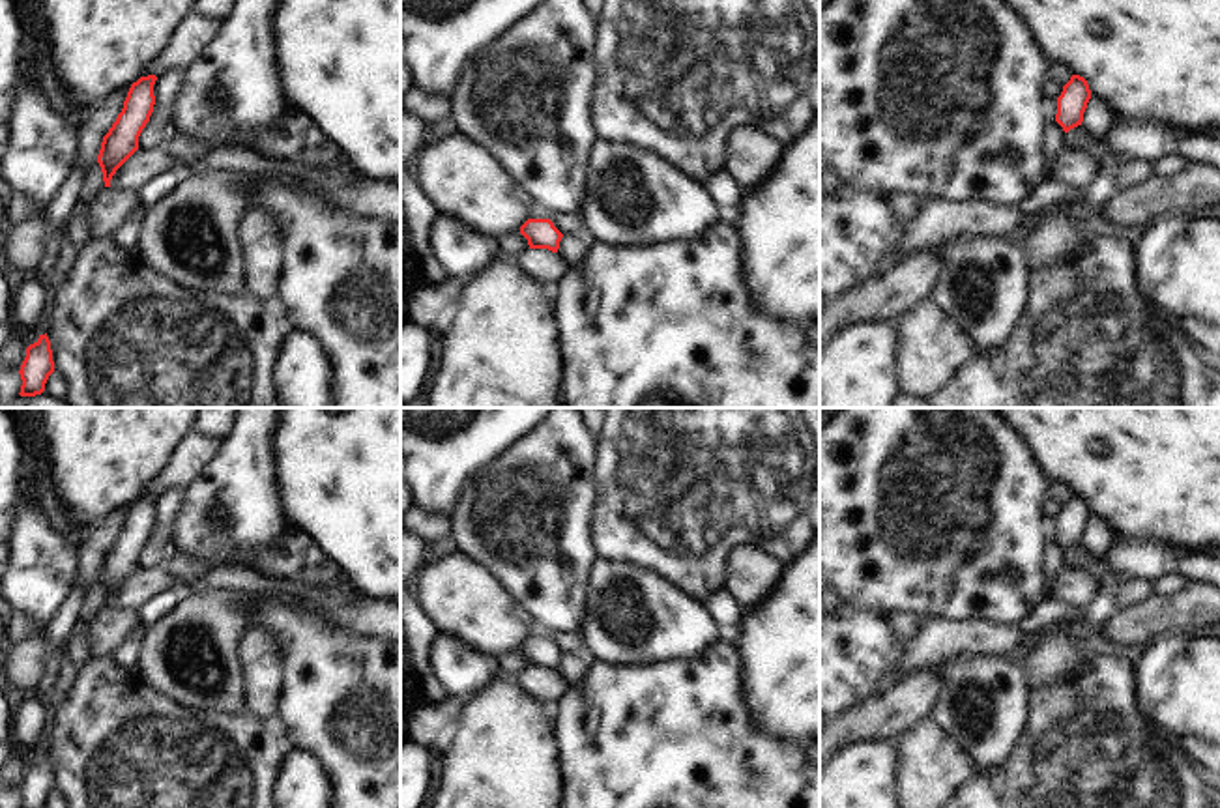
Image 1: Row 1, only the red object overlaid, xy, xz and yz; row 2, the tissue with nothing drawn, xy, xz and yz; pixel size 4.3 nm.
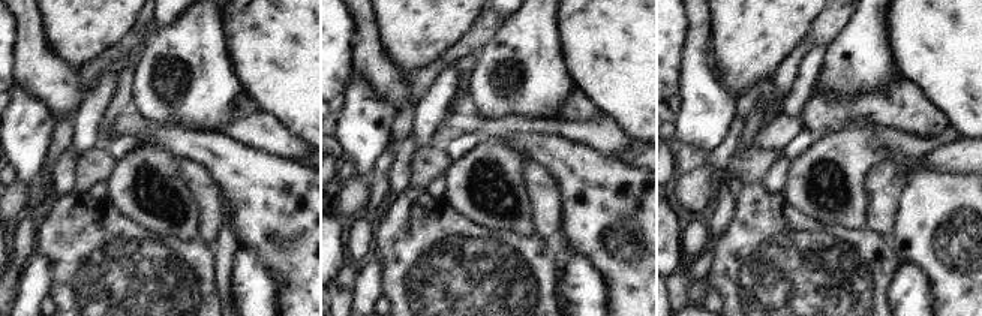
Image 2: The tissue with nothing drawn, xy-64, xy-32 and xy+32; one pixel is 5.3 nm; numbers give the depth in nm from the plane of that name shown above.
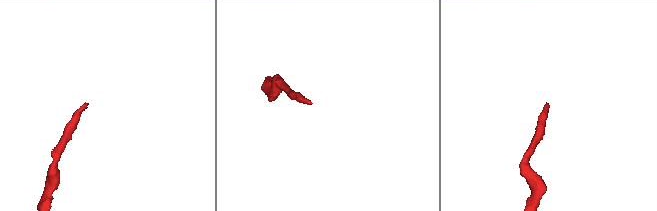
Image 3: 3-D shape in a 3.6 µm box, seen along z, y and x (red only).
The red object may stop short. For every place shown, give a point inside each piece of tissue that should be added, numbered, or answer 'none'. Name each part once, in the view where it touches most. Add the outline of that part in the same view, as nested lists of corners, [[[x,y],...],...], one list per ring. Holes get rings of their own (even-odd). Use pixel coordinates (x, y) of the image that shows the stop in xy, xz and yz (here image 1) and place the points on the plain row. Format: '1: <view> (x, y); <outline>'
none

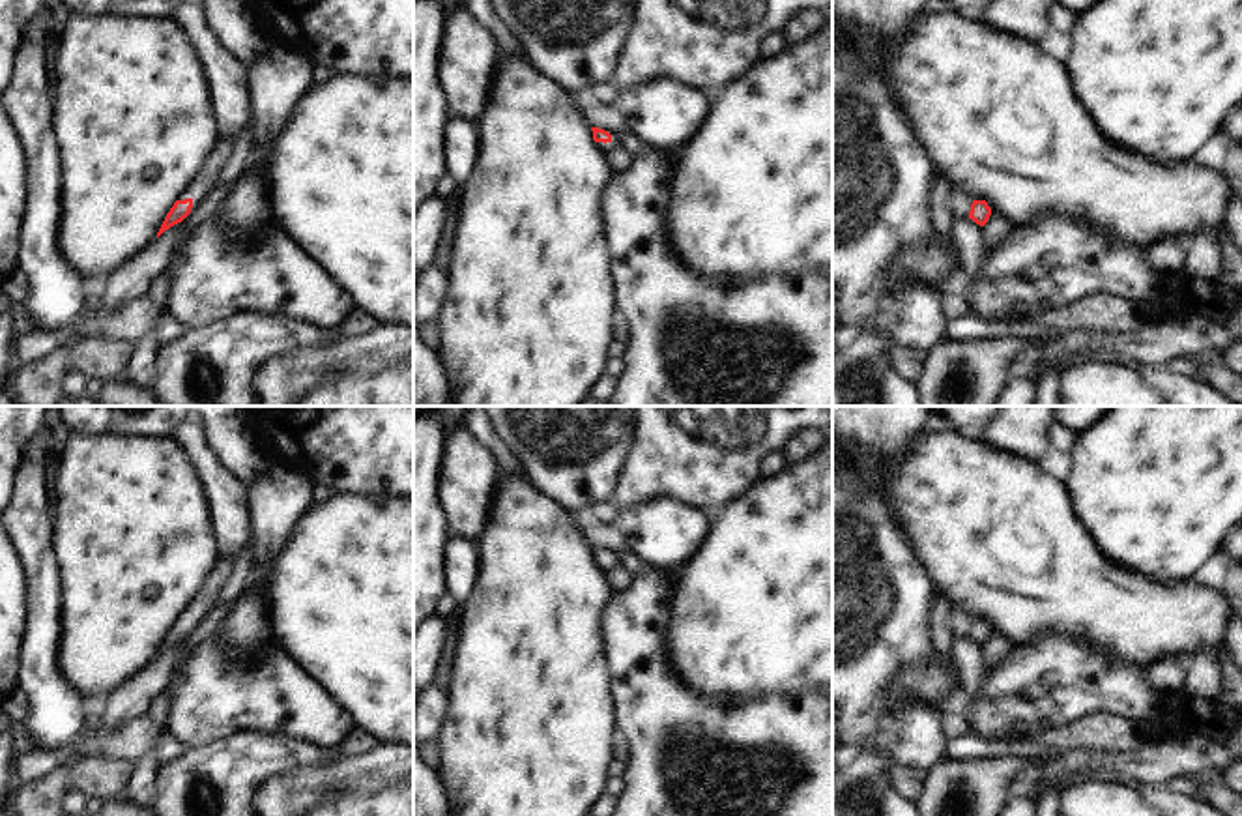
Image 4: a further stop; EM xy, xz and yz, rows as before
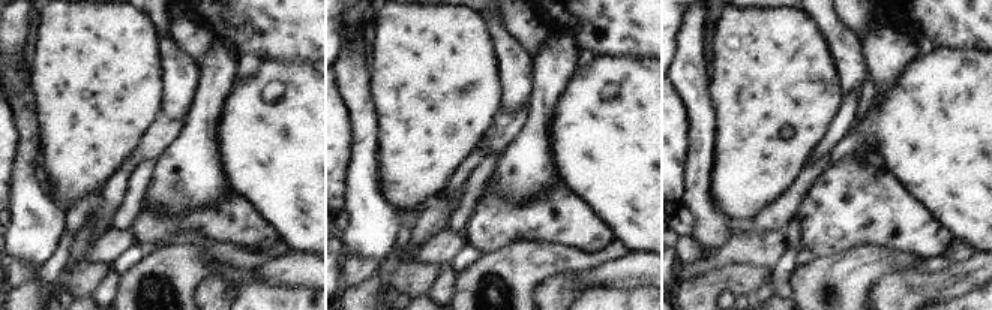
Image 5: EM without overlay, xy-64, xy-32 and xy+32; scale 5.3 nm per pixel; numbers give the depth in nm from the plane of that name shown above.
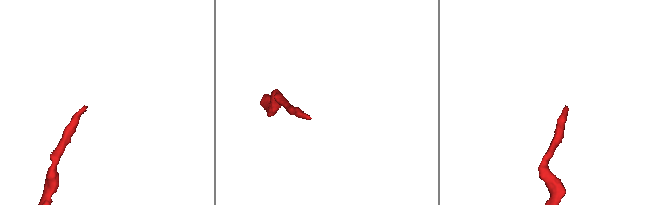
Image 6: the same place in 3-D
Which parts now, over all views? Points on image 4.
1: xy (217, 575); [[[217,558],[213,567],[206,573],[204,582],[191,603],[183,608],[178,619],[191,618],[191,631],[202,621],[202,618],[213,608],[217,591],[224,586],[234,567],[232,558]]]

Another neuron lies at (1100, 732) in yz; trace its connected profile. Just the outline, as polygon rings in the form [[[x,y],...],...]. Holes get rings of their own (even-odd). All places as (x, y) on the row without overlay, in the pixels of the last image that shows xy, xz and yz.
[[[1100,711],[1083,717],[1059,732],[1025,737],[1055,743],[1061,752],[1090,750],[1104,754],[1134,754],[1141,745],[1141,737],[1132,722]]]

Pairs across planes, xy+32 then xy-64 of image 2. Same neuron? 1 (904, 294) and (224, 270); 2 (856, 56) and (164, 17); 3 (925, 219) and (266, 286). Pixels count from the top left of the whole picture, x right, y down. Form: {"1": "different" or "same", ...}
{"1": "different", "2": "different", "3": "different"}

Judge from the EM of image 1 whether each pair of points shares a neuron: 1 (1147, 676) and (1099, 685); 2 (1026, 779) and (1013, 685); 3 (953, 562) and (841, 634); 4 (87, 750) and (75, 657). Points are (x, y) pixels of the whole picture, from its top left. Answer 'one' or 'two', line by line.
1: two
2: two
3: two
4: two

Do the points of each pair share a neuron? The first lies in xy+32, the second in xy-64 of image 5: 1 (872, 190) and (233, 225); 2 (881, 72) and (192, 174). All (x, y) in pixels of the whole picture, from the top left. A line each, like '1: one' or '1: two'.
1: one
2: one

